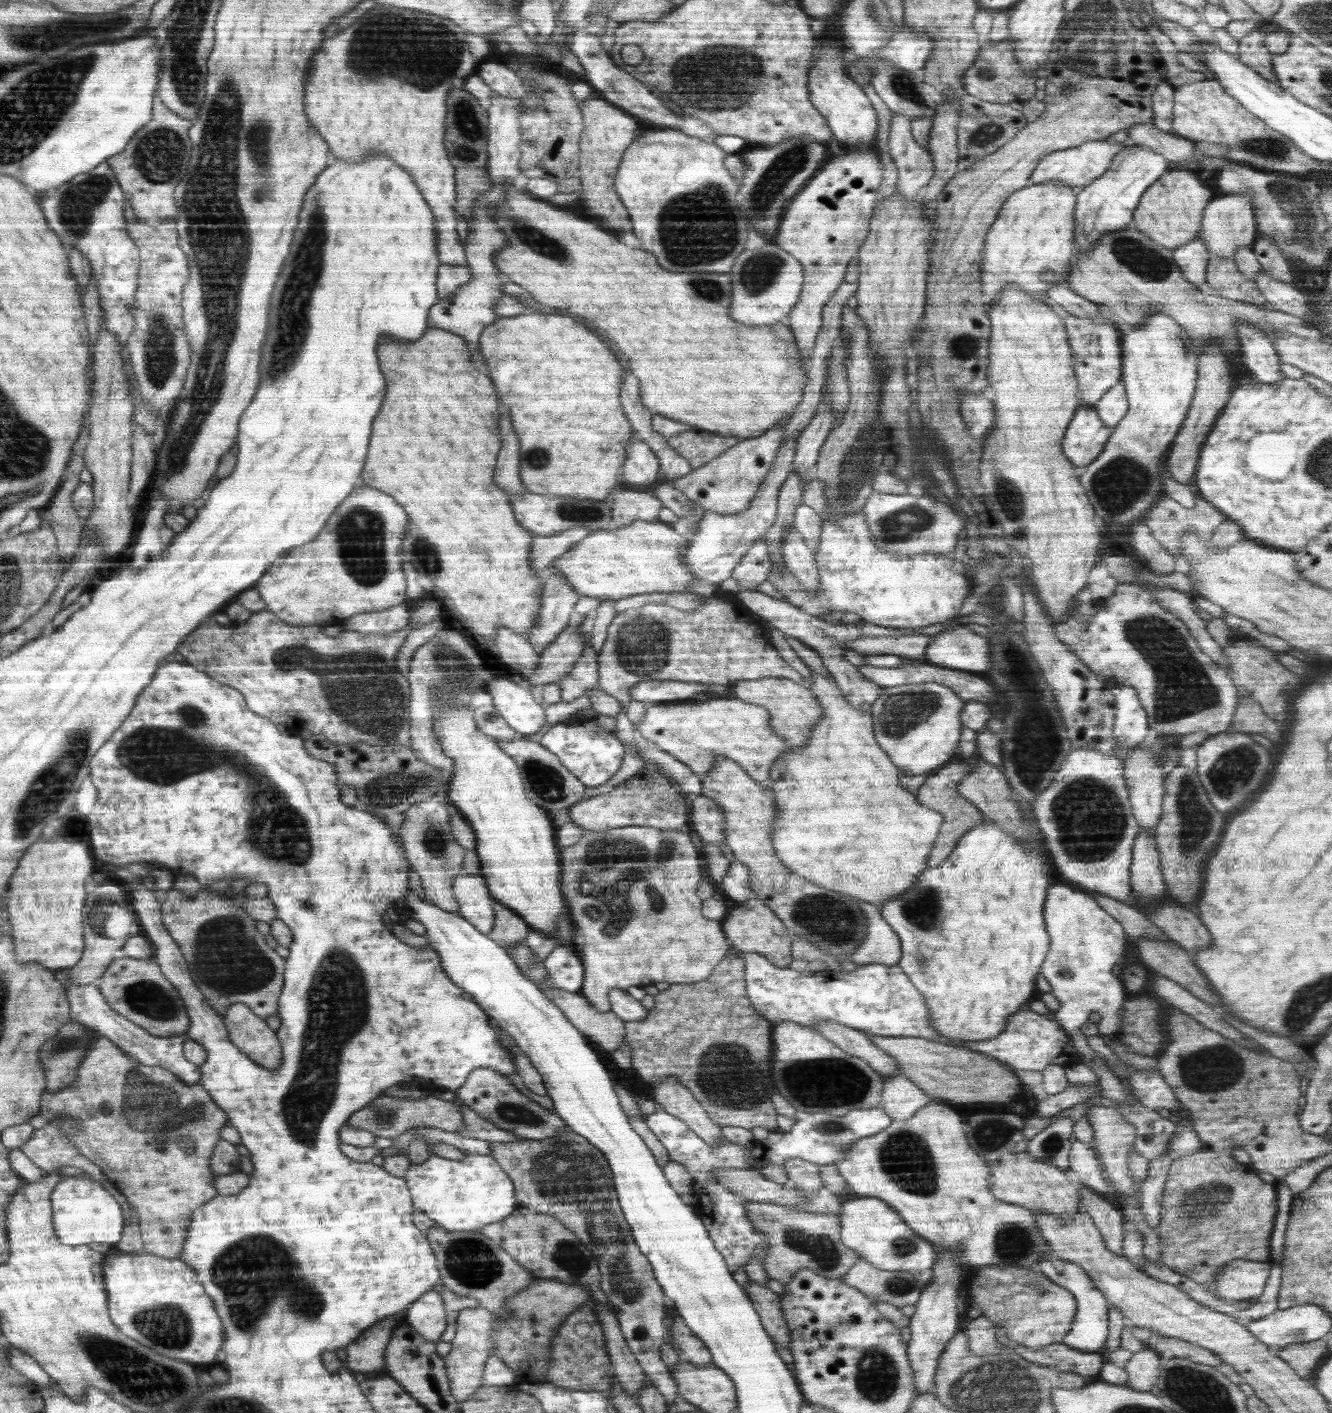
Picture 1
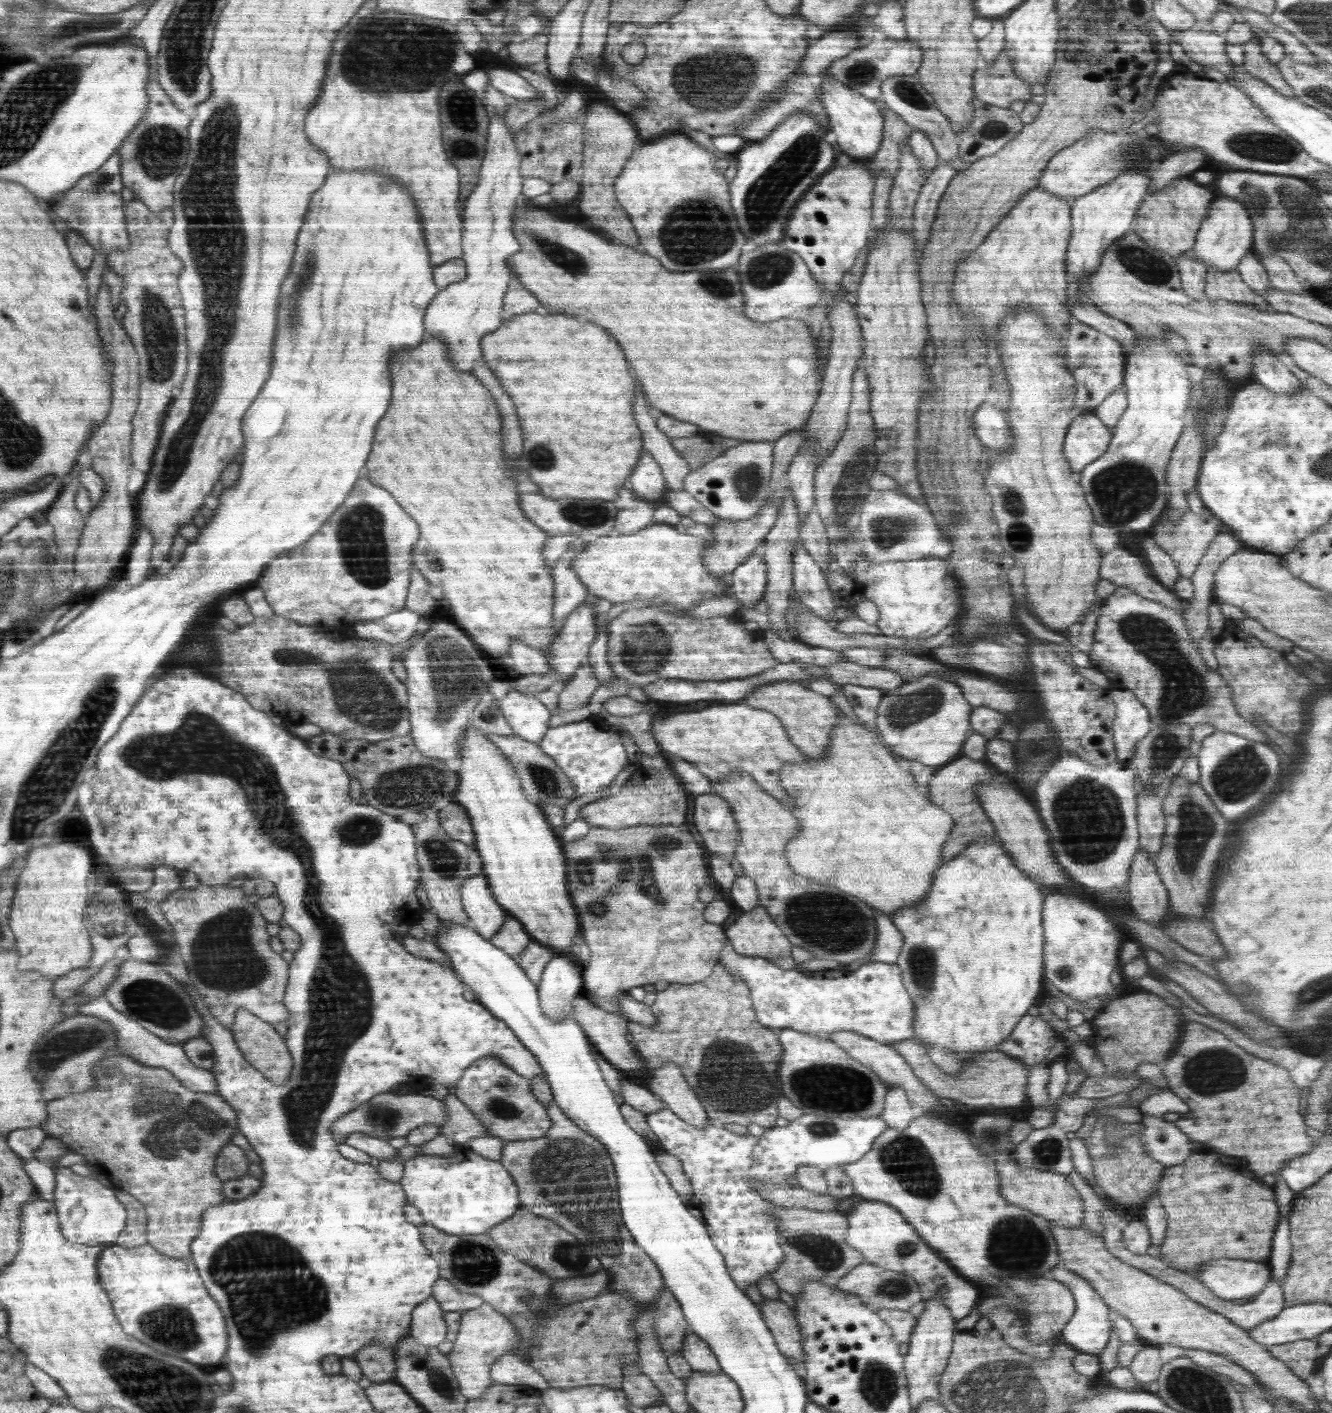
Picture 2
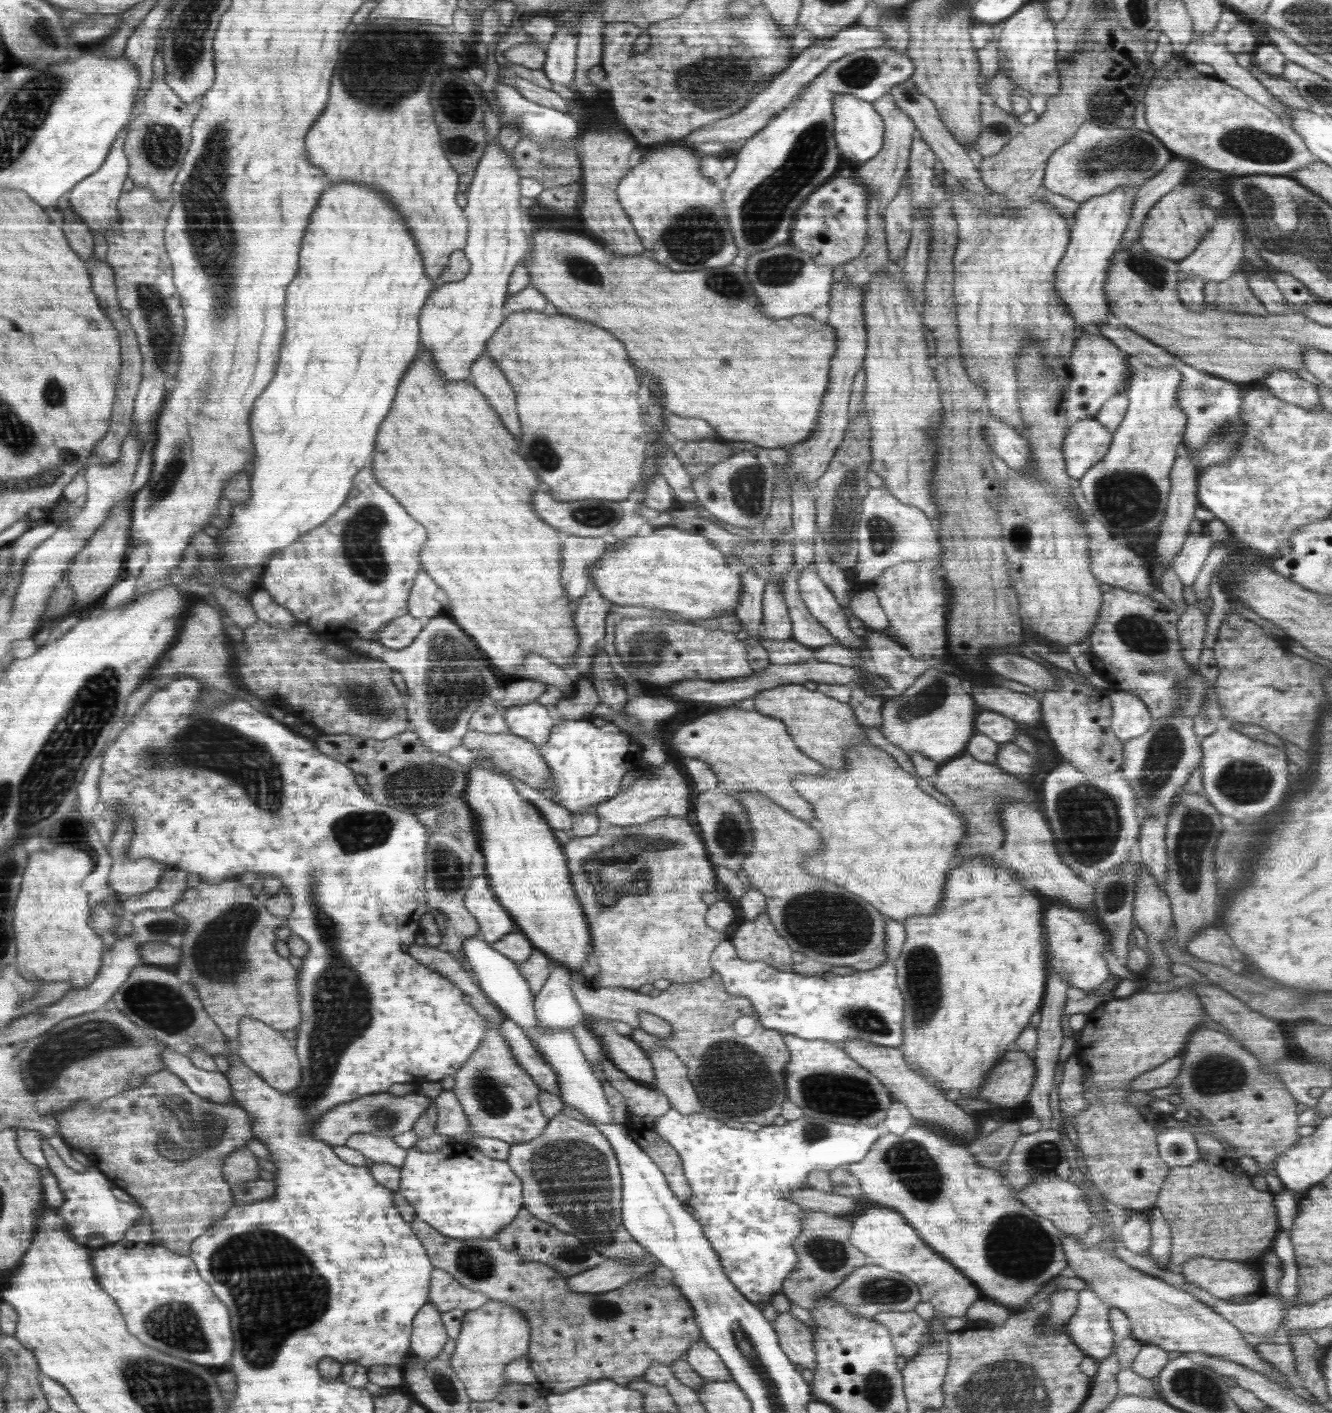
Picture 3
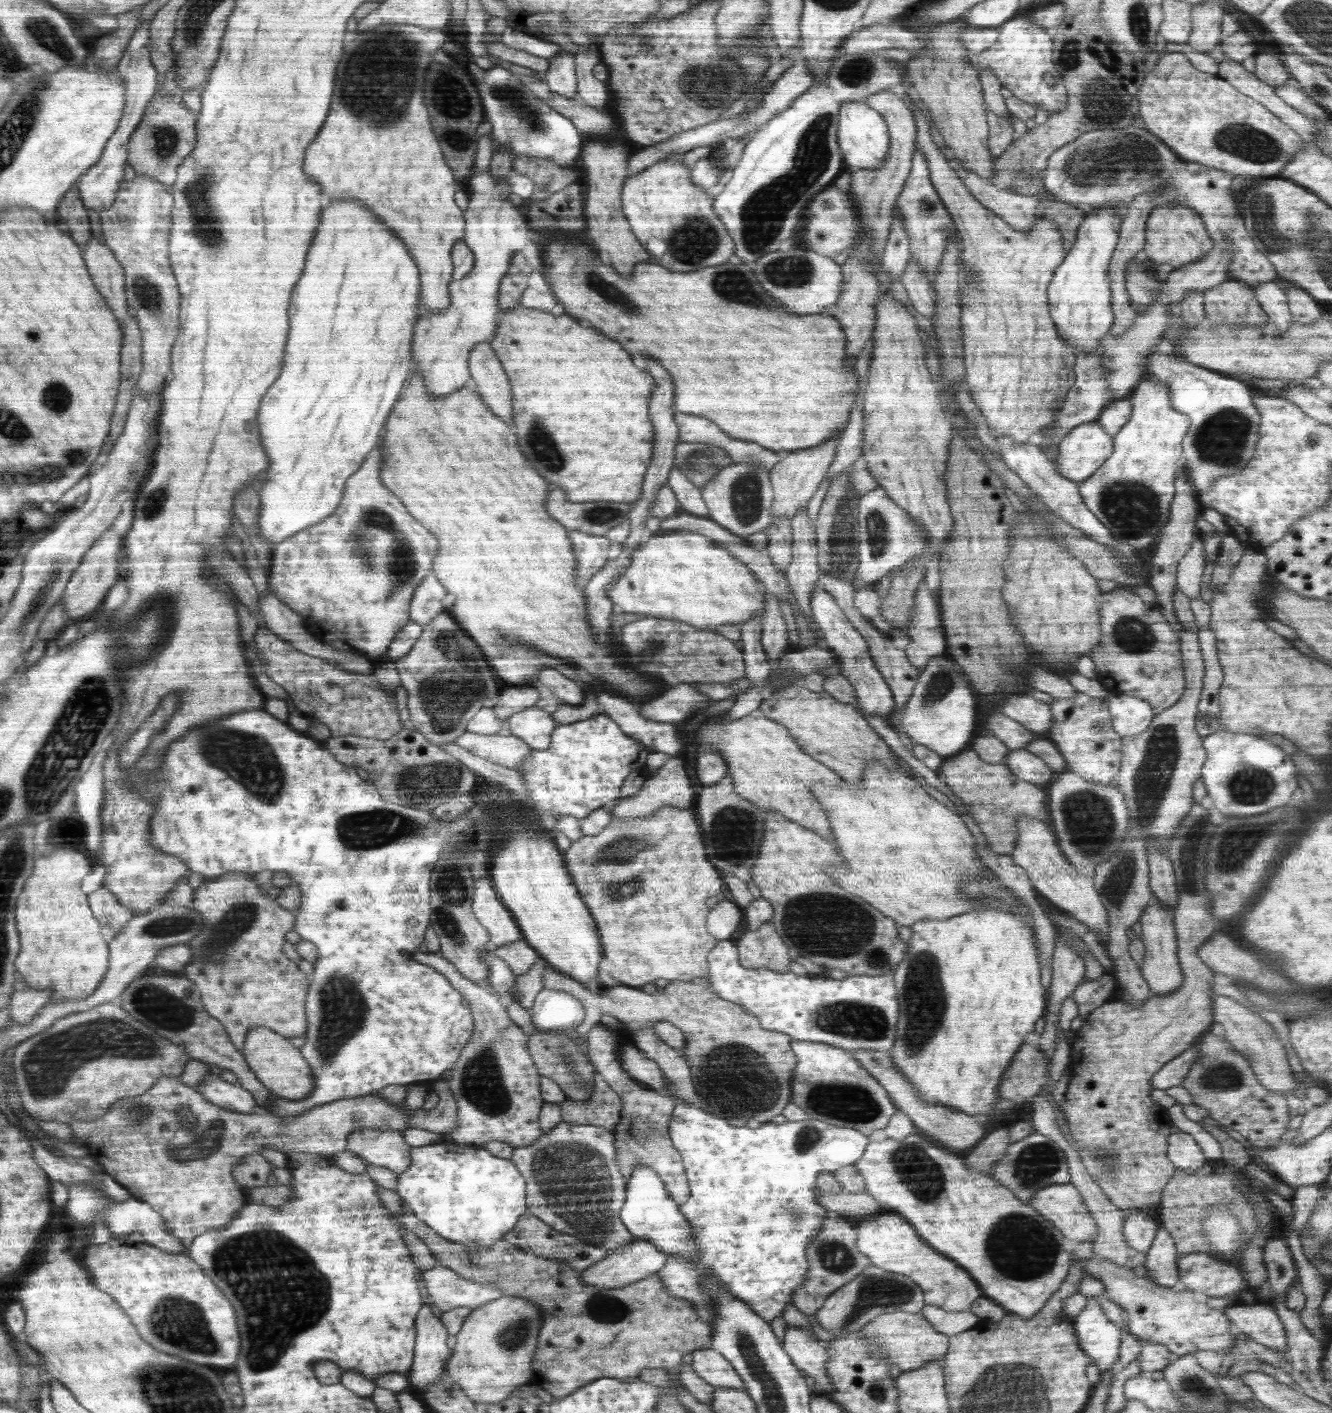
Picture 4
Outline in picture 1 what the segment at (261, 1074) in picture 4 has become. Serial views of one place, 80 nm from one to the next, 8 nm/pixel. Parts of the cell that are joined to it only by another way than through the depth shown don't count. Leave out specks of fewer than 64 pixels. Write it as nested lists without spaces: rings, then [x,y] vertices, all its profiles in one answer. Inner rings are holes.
[[[238,1003],[226,1009],[222,1017],[232,1044],[258,1066],[270,1072],[276,1072],[282,1066],[284,1047],[277,1031],[268,1027],[262,1016],[254,1014],[246,1004]]]

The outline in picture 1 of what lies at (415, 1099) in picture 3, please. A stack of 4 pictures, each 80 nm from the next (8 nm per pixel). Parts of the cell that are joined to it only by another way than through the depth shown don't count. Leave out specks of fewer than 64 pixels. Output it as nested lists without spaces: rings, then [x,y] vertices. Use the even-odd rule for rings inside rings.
[[[381,1095],[380,1097],[369,1102],[364,1109],[357,1110],[356,1113],[350,1115],[346,1122],[353,1127],[372,1132],[382,1138],[393,1139],[399,1134],[405,1132],[412,1127],[438,1127],[439,1129],[459,1132],[465,1126],[465,1118],[463,1112],[458,1106],[458,1102],[444,1101],[429,1095],[420,1100],[412,1100],[411,1098],[392,1098],[391,1096]]]

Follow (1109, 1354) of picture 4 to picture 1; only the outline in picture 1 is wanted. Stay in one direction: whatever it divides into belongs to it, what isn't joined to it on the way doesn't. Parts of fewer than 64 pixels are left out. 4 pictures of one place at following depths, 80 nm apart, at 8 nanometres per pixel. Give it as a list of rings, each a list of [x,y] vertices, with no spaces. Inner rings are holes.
[[[1052,1254],[1041,1258],[1039,1271],[1058,1283],[1058,1286],[1069,1290],[1077,1302],[1077,1311],[1073,1323],[1067,1335],[1062,1339],[1062,1343],[1079,1351],[1102,1353],[1109,1333],[1108,1313],[1110,1308],[1104,1293],[1093,1285],[1091,1278],[1085,1270],[1082,1270],[1081,1266],[1073,1262],[1063,1261]]]

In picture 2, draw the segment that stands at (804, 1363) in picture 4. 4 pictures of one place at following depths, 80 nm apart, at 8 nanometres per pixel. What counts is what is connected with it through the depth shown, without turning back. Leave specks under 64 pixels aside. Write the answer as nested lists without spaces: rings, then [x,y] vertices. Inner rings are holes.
[[[766,1297],[760,1310],[782,1352],[803,1361],[805,1351],[802,1350],[799,1322],[795,1319],[793,1310],[781,1299],[767,1299]]]

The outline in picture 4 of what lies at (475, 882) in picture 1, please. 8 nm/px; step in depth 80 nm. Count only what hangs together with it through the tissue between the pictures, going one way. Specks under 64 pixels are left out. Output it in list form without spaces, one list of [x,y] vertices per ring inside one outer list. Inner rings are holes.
[[[481,878],[473,894],[473,910],[486,931],[490,932],[490,952],[500,946],[510,946],[524,938],[517,919],[501,901],[492,878]]]

